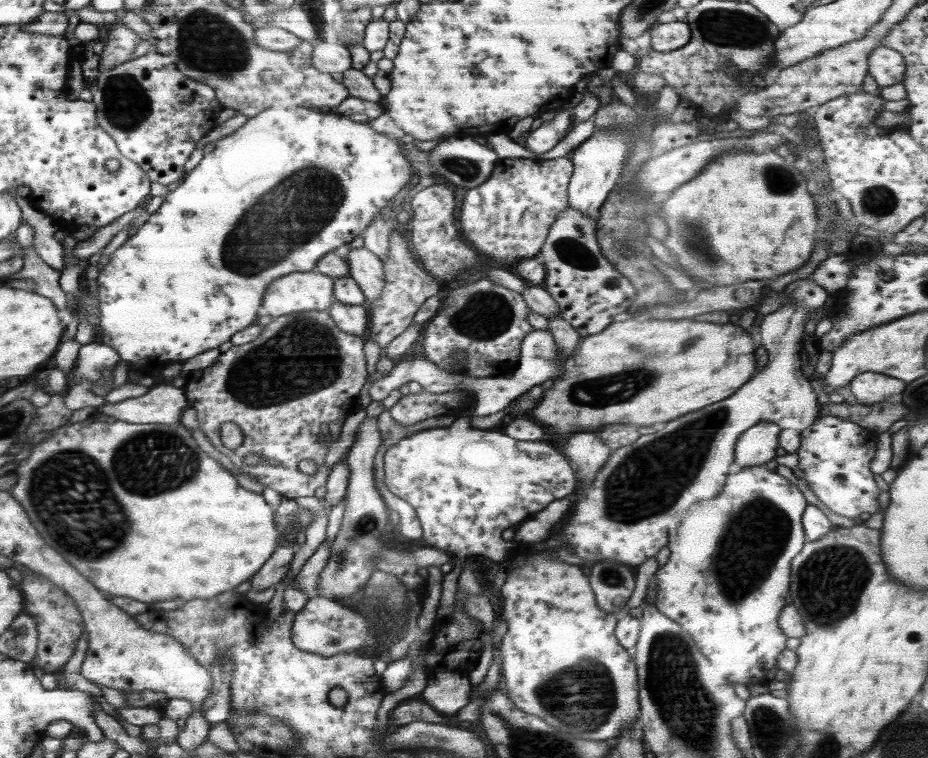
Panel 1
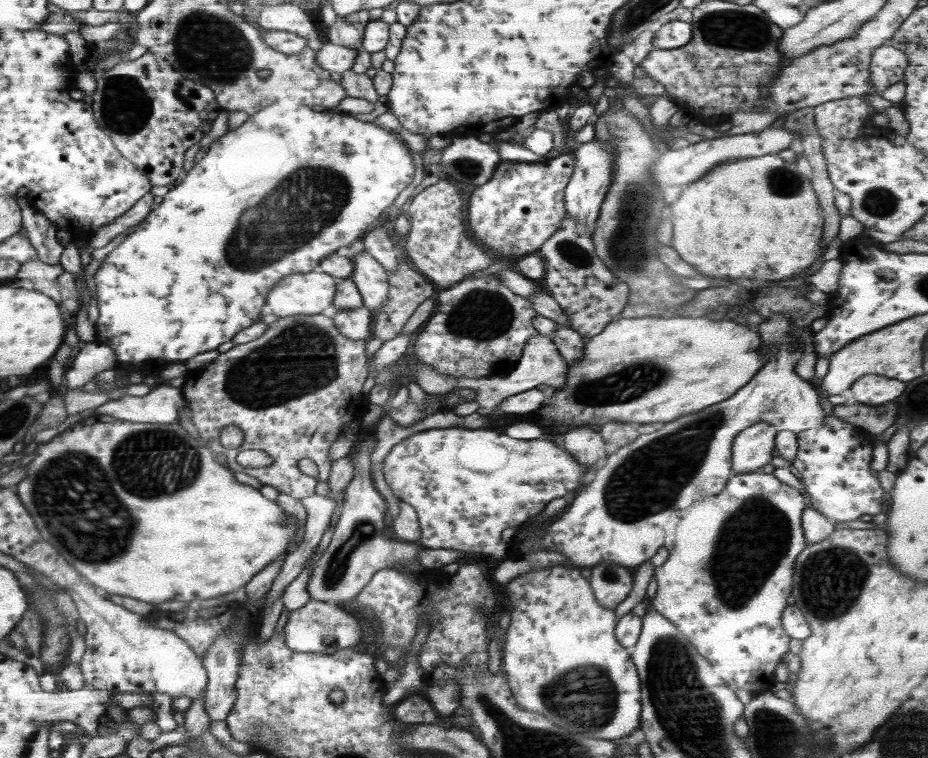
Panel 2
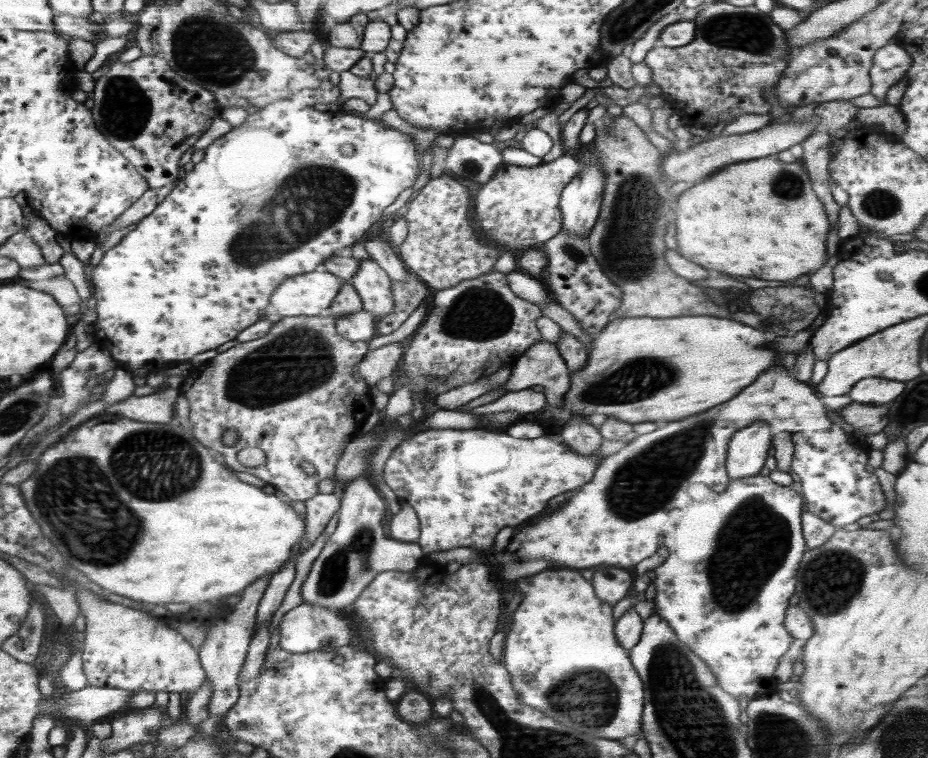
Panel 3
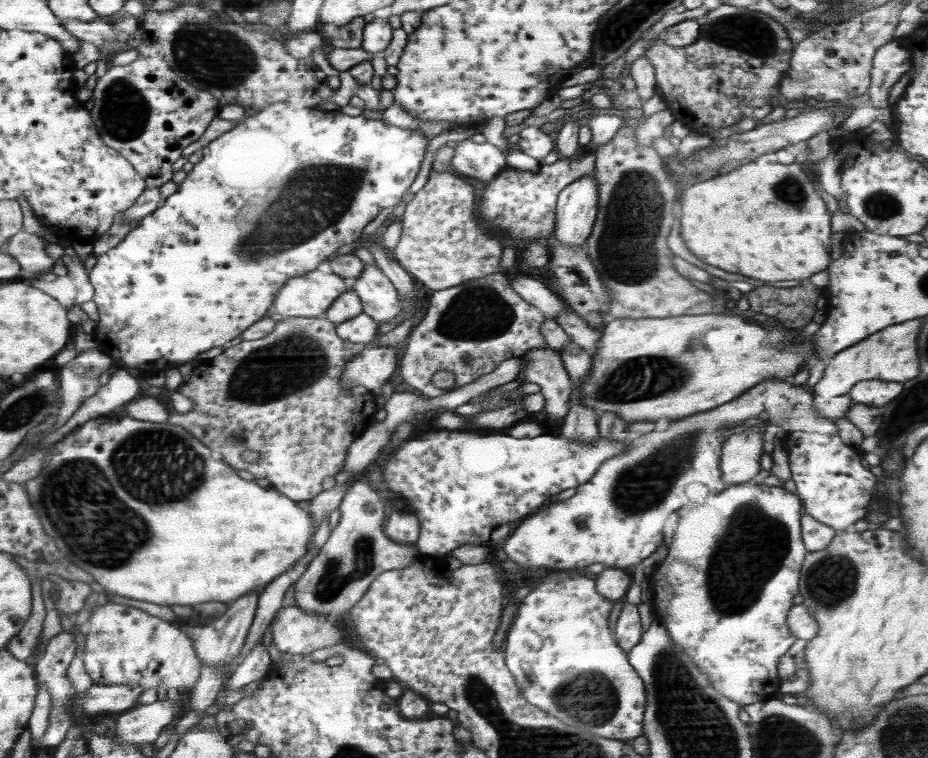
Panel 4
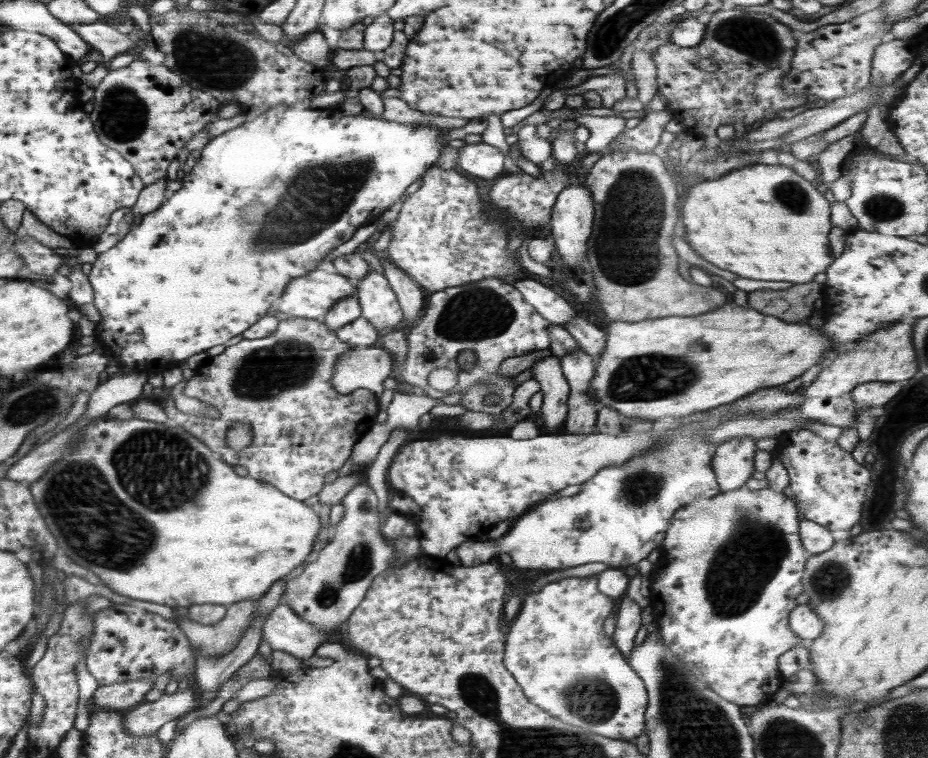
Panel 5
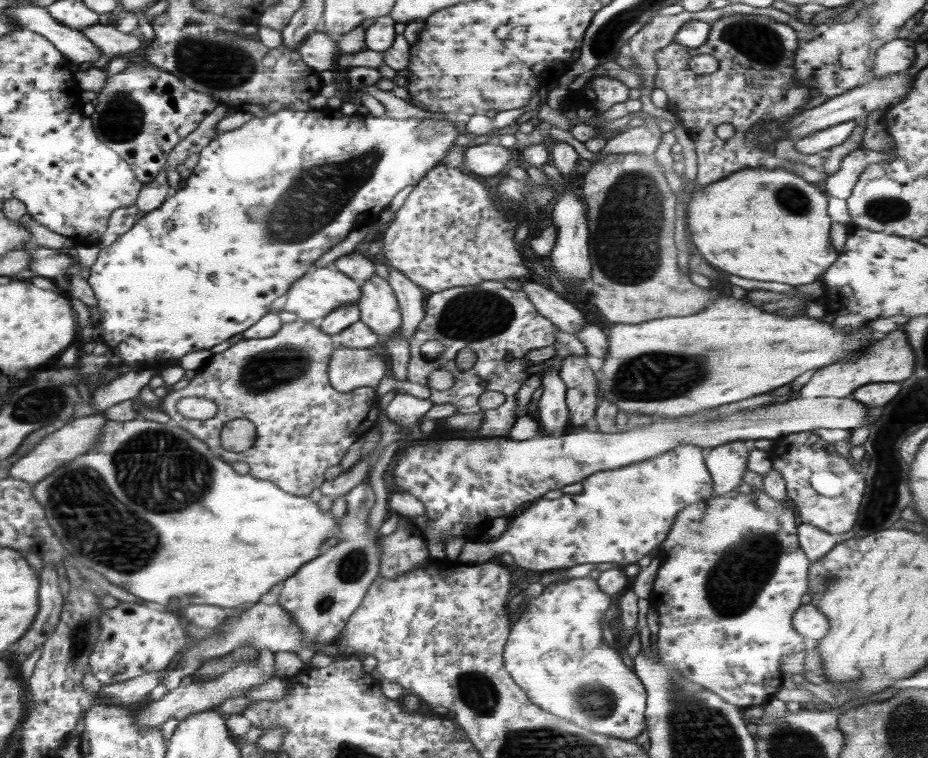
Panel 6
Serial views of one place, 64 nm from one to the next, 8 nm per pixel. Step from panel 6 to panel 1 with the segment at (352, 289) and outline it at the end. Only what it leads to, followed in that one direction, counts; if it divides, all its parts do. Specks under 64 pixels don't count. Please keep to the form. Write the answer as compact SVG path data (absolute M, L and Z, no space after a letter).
M314 271L277 278L267 286L258 316L279 317L295 312L326 310L335 301L334 280Z

